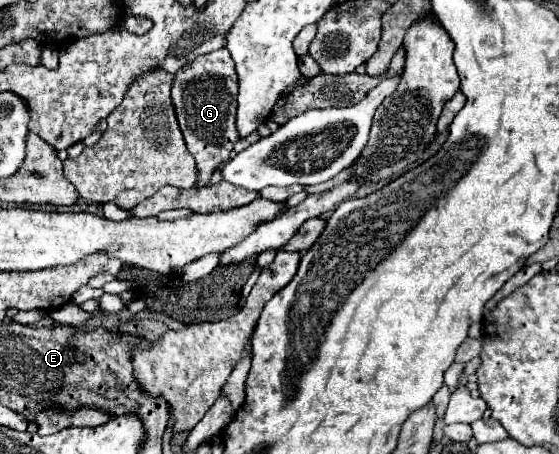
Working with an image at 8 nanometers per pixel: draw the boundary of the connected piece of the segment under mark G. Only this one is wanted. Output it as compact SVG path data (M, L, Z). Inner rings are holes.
M227 49L213 51L209 55L195 57L189 67L183 67L171 87L171 99L175 105L179 127L185 135L185 143L189 153L197 161L199 183L197 187L205 187L213 175L213 171L229 159L233 145L237 143L237 73L233 59Z

